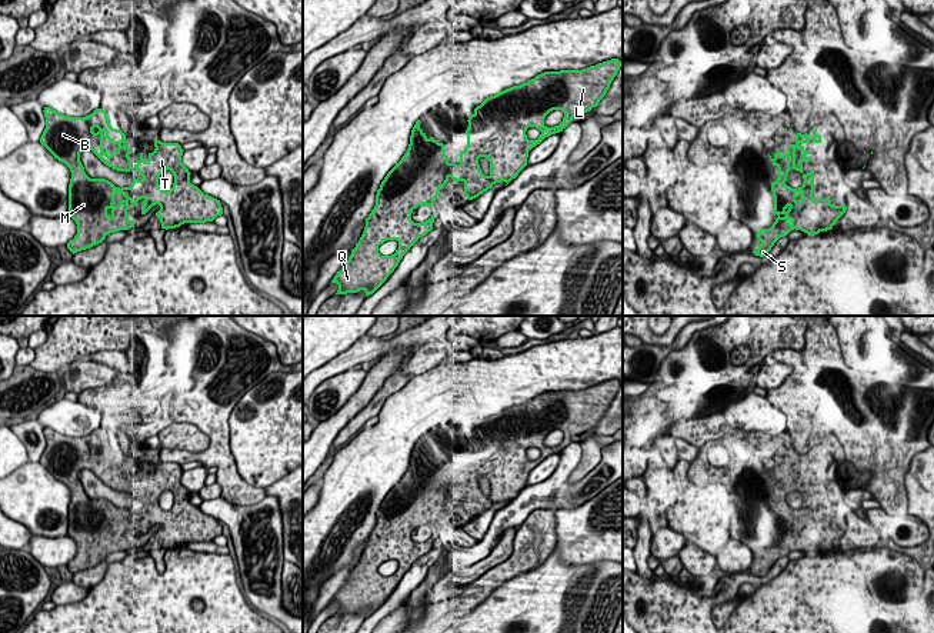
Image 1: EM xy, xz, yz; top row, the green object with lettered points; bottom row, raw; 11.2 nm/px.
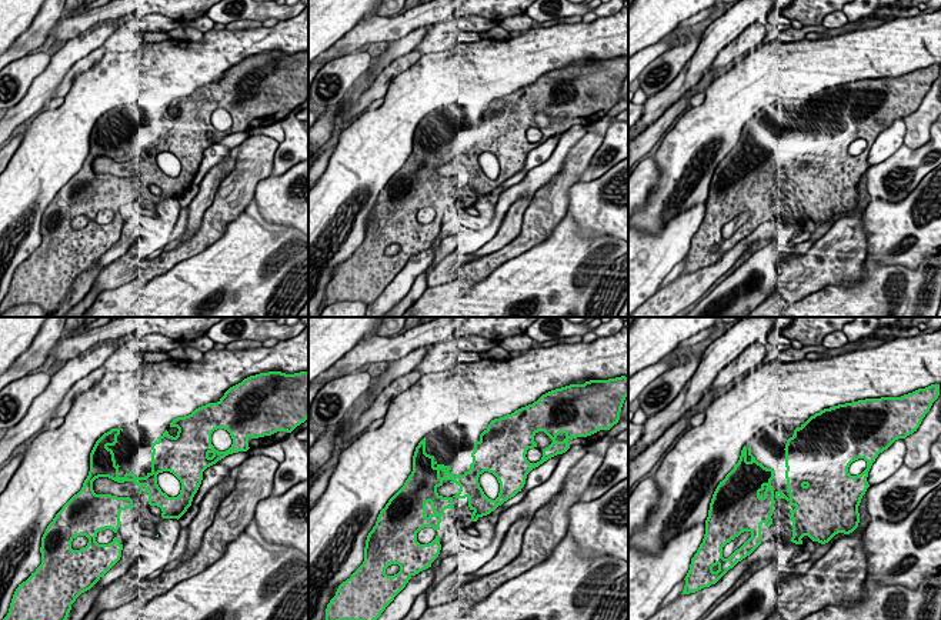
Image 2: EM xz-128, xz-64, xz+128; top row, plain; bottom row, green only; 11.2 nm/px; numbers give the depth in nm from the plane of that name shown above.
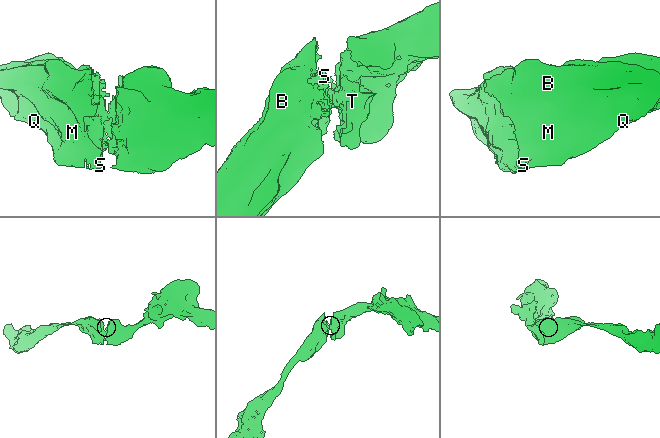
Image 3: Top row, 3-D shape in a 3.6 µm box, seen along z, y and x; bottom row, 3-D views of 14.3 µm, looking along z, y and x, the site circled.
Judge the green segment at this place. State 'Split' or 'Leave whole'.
Leave whole

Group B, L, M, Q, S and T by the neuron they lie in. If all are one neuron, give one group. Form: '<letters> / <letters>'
B L M Q S T

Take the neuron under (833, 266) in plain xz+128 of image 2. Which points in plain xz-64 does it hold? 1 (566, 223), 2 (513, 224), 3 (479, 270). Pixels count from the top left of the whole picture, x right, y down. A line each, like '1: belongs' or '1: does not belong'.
1: does not belong
2: does not belong
3: belongs

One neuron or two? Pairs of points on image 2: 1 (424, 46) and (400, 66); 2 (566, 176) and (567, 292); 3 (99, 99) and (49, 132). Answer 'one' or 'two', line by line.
1: two
2: two
3: one

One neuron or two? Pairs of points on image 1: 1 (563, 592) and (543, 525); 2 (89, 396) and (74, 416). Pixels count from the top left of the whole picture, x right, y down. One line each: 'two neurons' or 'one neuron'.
1: two neurons
2: two neurons

